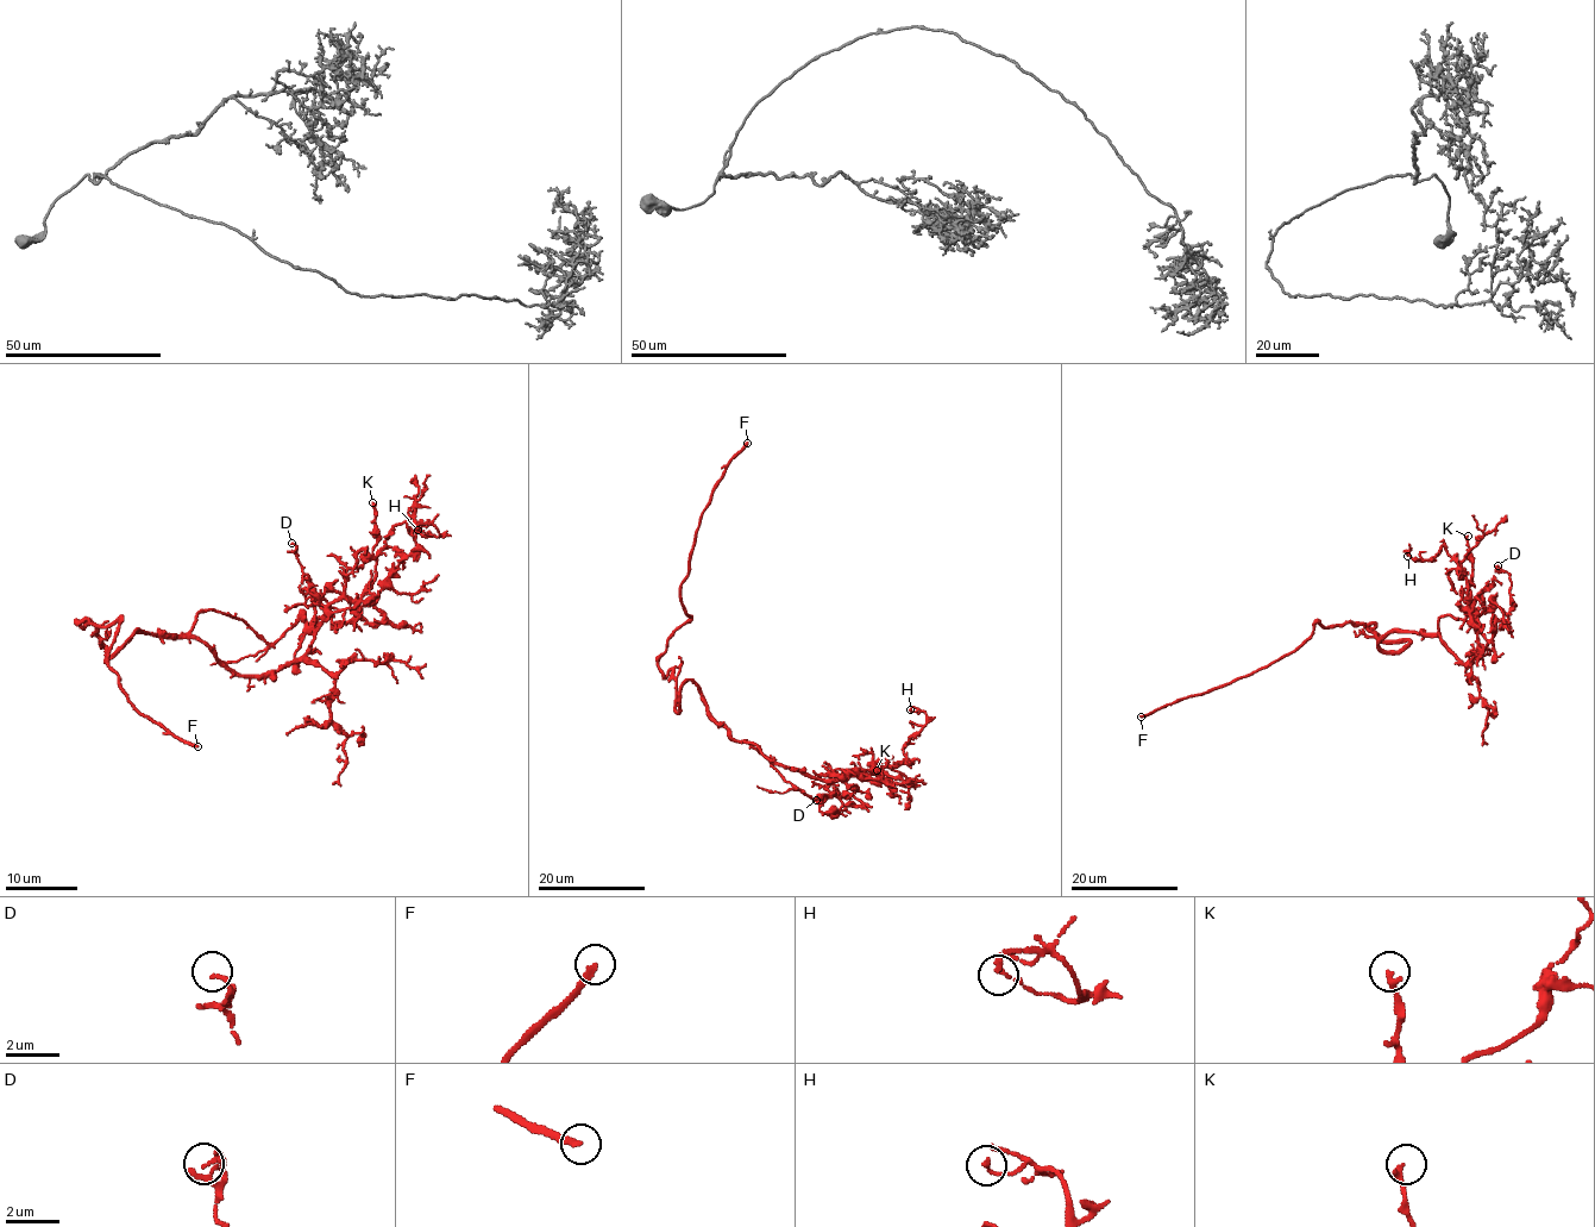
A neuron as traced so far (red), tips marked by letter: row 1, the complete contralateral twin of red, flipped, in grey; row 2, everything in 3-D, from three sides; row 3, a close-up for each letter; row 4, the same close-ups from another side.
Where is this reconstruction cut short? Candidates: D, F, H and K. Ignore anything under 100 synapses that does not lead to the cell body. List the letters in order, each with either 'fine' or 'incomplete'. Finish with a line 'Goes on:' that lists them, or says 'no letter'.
D: fine
F: incomplete
H: fine
K: fine
Goes on: F

